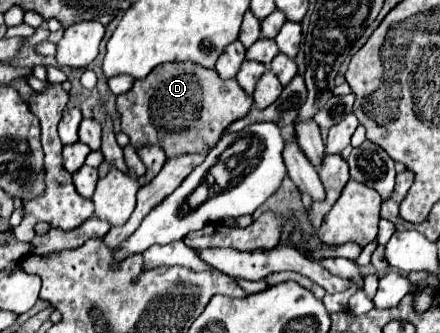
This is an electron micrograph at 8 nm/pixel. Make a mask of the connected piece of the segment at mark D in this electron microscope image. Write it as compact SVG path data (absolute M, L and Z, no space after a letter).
M191 61L157 65L145 79L135 81L127 93L117 95L121 131L129 135L131 145L135 149L161 145L169 159L183 153L209 151L227 127L245 117L251 107L251 95L247 95L235 79L223 81L217 71Z

